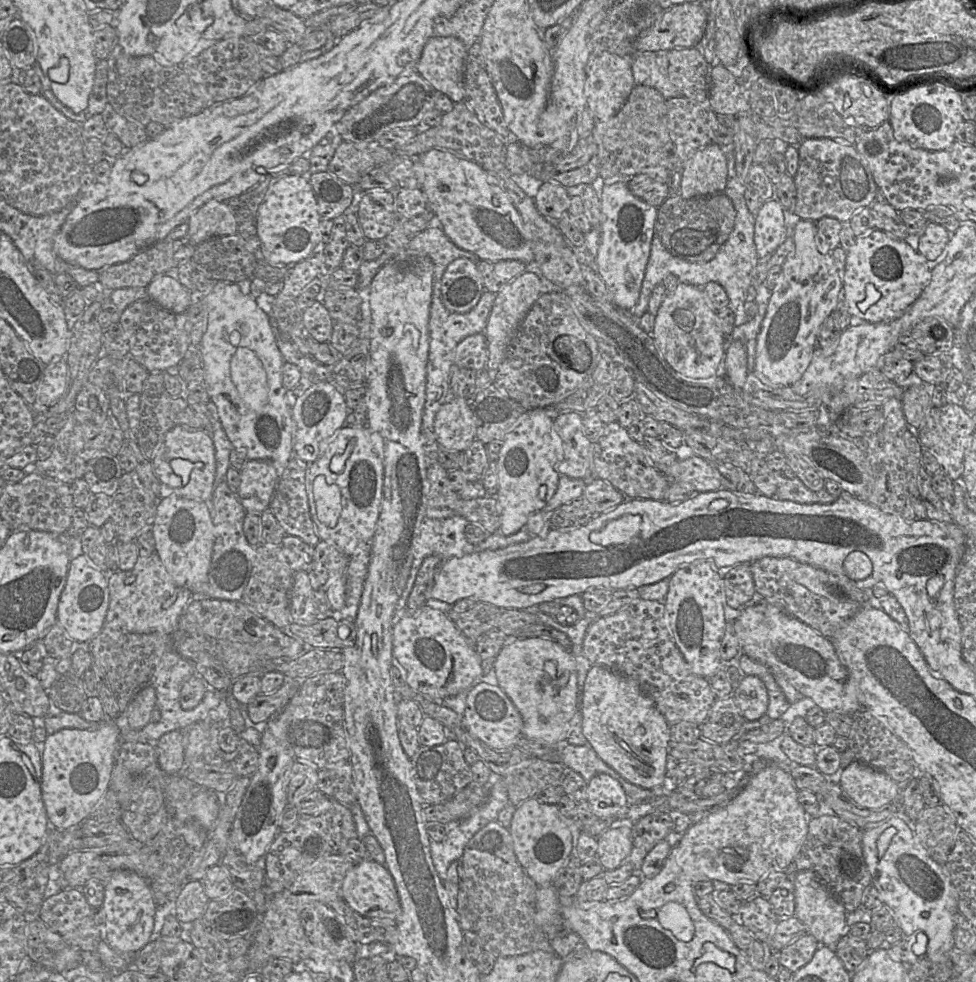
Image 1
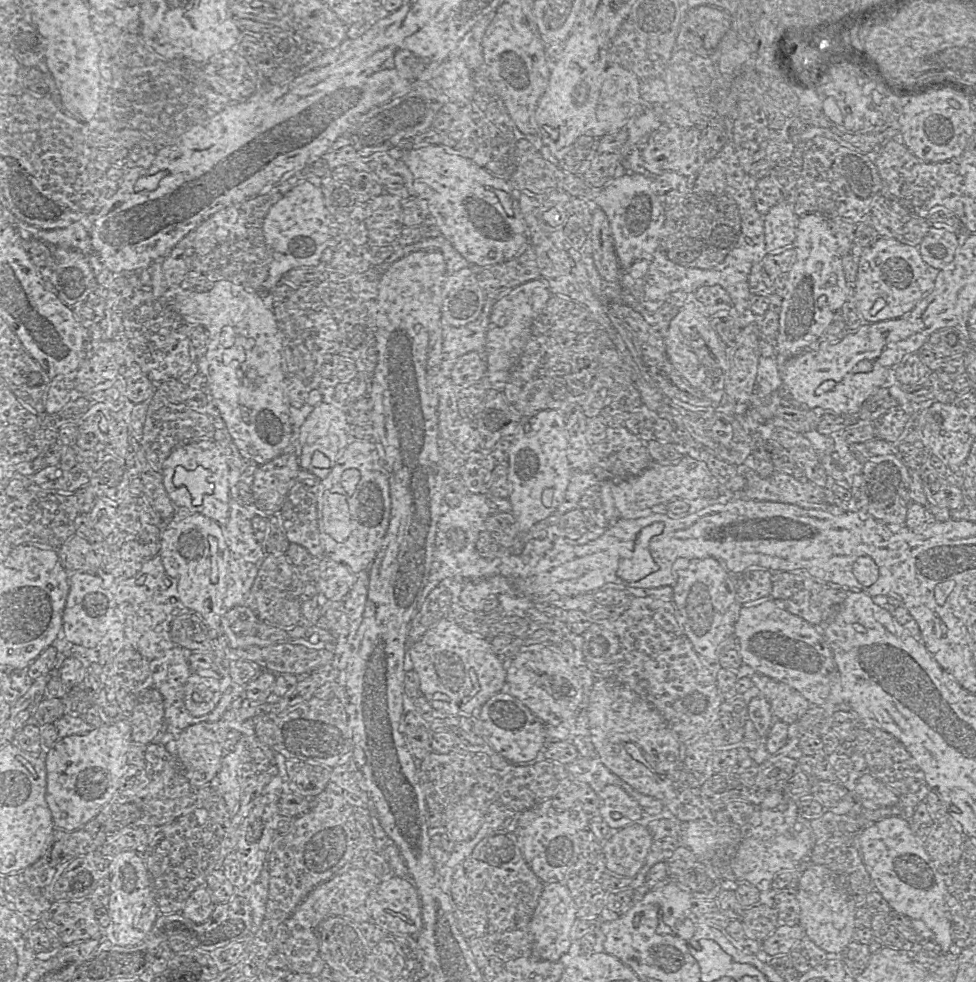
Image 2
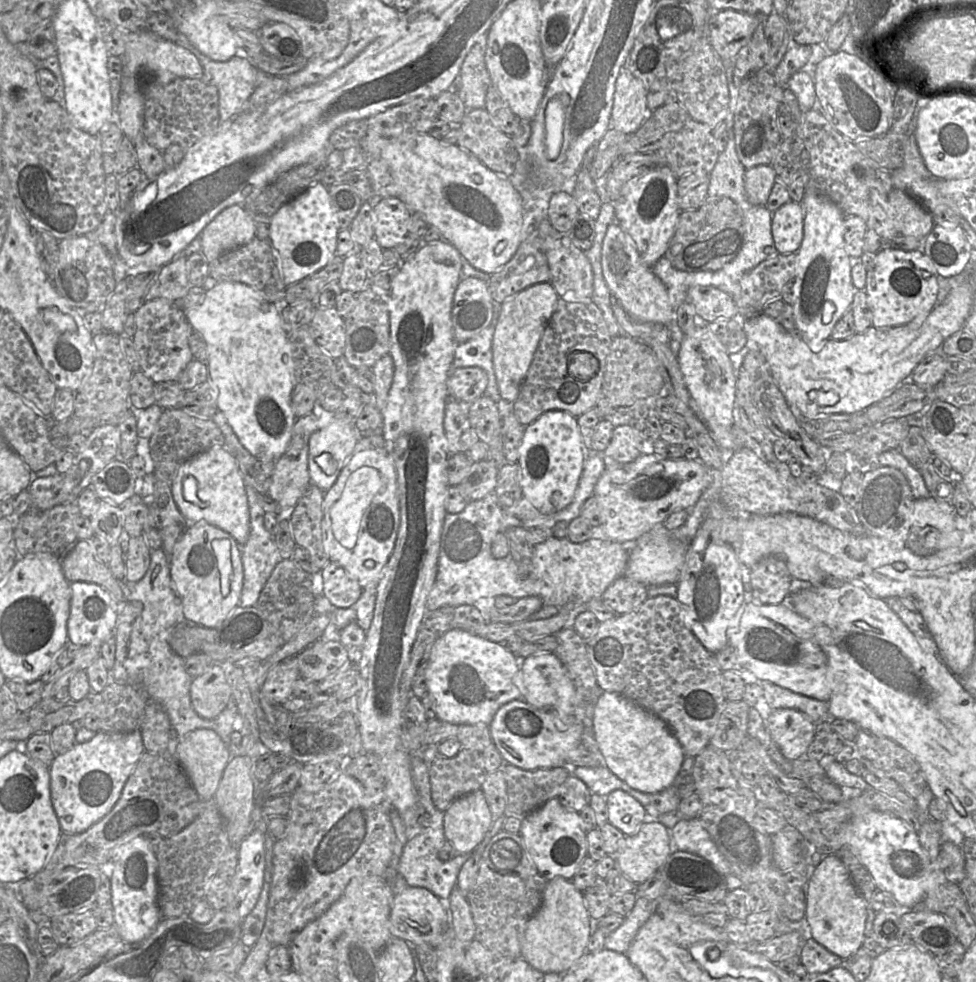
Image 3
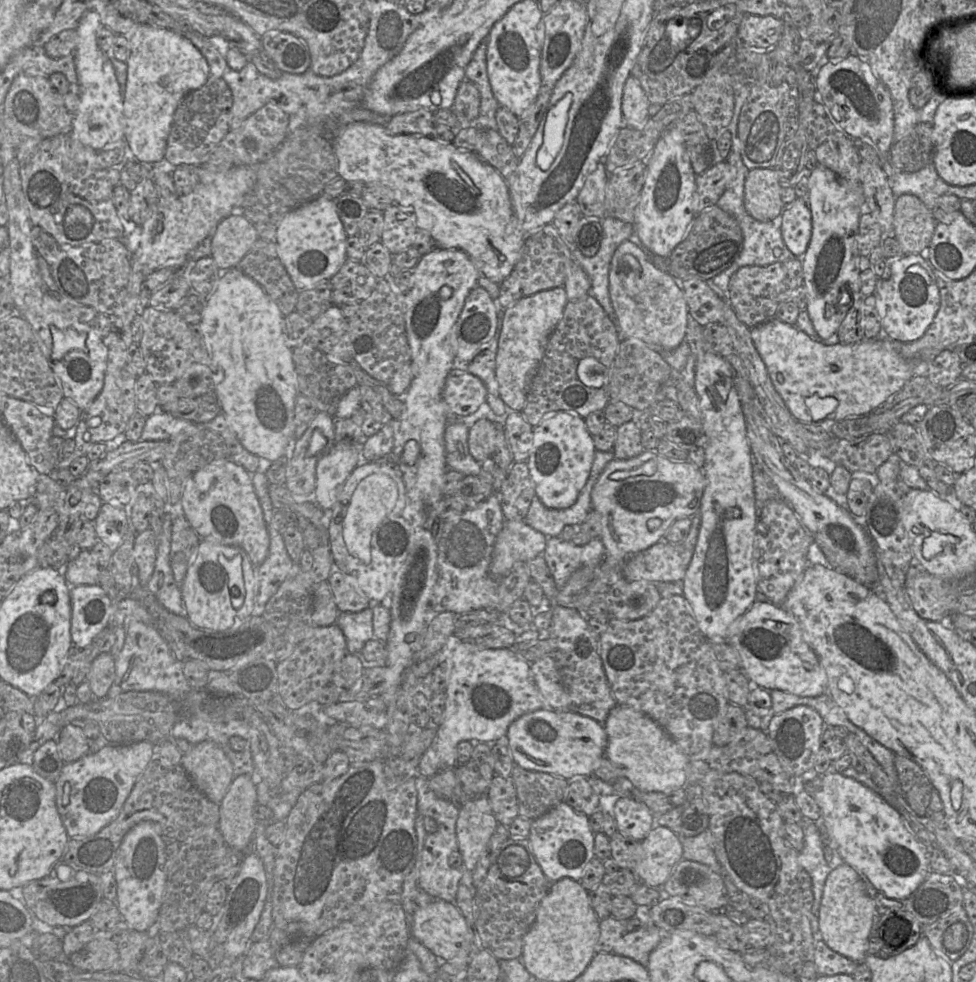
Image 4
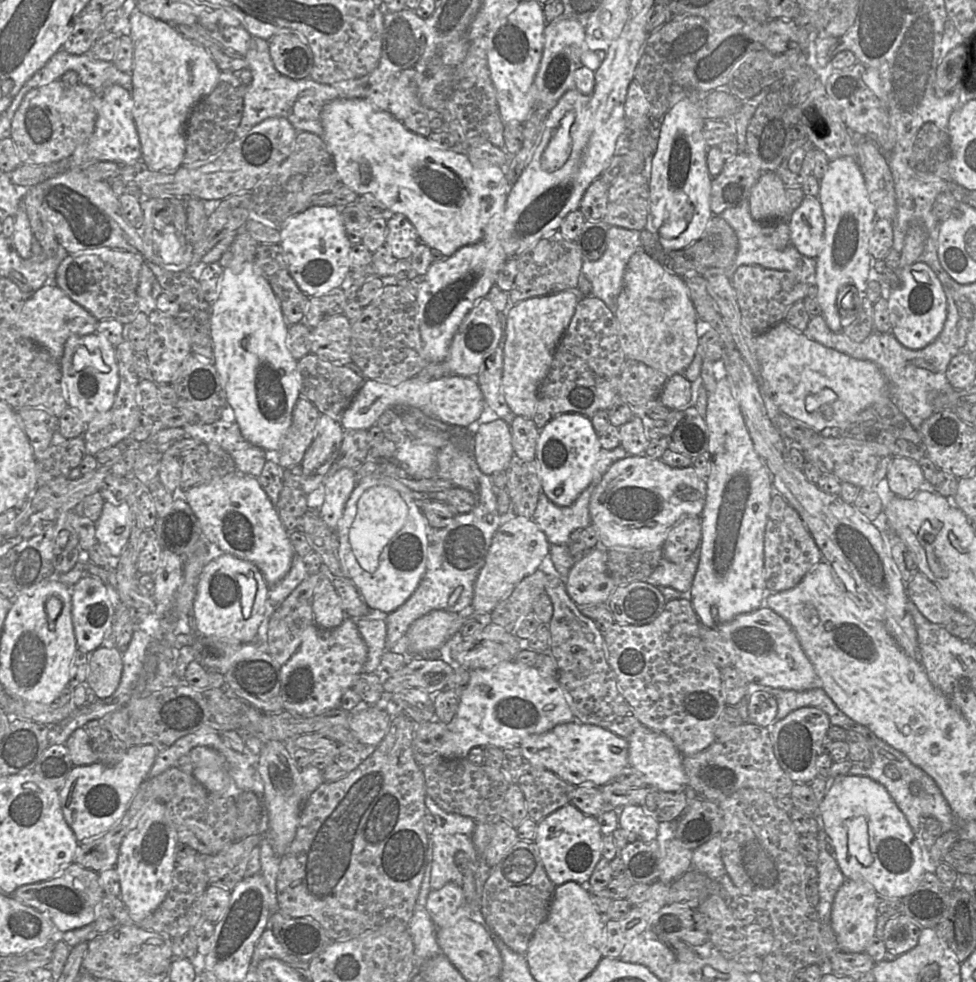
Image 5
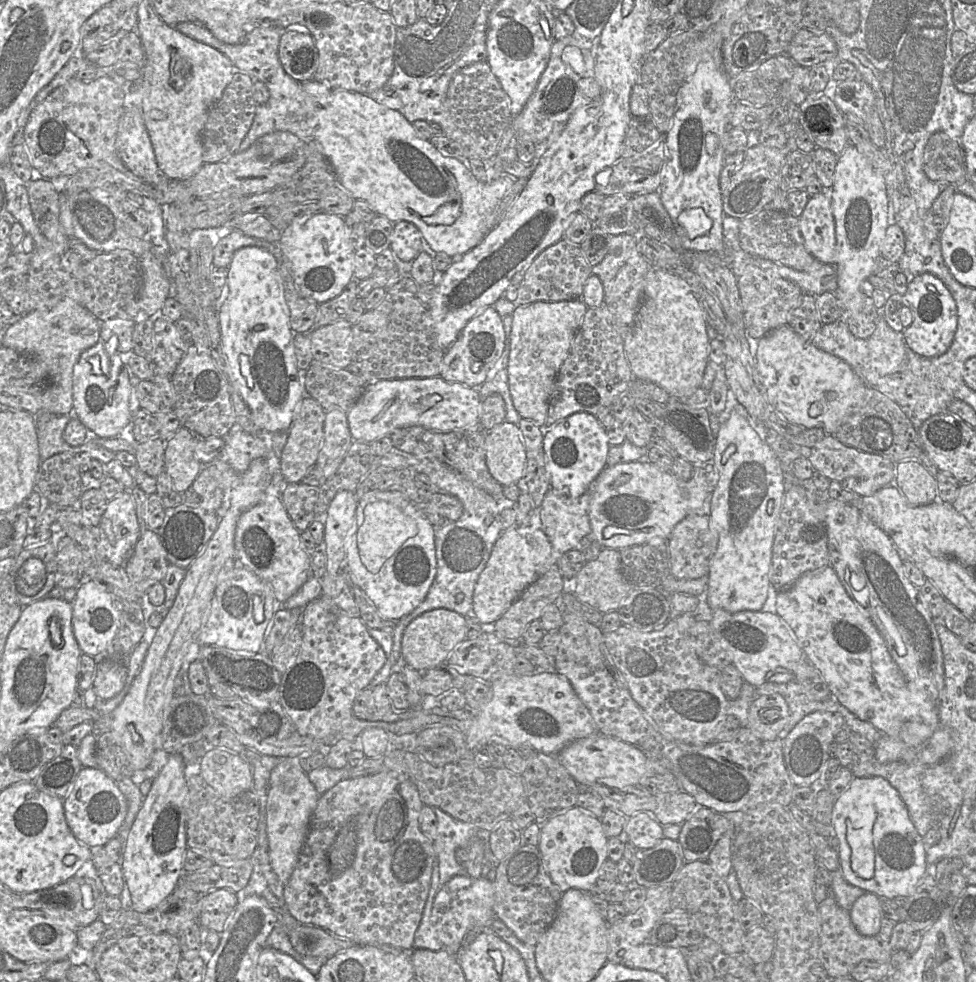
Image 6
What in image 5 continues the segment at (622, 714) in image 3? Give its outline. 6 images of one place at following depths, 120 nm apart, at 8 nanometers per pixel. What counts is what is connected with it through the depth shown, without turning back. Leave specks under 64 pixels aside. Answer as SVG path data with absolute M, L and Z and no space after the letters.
M640 725L627 737L627 742L629 766L642 774L647 786L665 792L684 791L688 787L683 755L665 734Z

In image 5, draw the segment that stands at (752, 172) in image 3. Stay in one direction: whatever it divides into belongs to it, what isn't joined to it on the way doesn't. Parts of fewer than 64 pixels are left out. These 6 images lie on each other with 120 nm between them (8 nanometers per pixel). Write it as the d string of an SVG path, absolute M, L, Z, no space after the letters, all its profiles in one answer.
M773 171L761 173L752 188L748 203L750 214L757 222L786 220L792 212L785 185Z

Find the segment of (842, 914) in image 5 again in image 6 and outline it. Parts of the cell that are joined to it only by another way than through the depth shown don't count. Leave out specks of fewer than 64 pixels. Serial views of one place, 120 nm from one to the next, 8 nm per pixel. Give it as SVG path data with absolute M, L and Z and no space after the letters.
M866 892L853 903L850 917L856 930L862 936L872 937L880 932L881 928L881 900L877 895Z

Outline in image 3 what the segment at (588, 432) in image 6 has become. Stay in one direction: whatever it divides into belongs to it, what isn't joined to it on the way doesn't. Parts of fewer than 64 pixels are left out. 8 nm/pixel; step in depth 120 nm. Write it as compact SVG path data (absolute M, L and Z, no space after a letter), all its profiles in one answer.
M563 411L543 413L525 427L517 464L521 469L521 488L526 498L543 514L566 508L572 501L587 458L577 417Z

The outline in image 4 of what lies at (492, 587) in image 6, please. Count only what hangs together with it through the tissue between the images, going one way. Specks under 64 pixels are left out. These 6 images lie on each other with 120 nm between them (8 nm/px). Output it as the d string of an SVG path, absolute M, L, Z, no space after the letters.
M505 521L493 547L490 574L501 579L517 565L542 555L547 539L524 521Z

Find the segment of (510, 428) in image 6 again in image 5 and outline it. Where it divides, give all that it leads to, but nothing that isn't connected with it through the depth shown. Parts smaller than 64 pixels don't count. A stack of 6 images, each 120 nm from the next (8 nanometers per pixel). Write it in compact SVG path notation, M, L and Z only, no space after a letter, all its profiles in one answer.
M502 419L472 429L470 449L480 470L491 476L505 472L514 456L510 425Z

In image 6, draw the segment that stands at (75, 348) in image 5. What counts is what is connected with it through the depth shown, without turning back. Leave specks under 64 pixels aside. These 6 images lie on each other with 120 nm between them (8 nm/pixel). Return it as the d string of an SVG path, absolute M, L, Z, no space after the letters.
M99 340L85 350L73 369L73 415L95 437L112 438L120 435L132 421L129 409L132 385L128 373L128 354L110 354Z

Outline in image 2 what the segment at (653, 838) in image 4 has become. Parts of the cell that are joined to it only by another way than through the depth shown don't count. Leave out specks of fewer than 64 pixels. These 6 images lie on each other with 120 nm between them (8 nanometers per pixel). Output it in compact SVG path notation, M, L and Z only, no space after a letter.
M639 822L616 830L603 844L607 870L634 878L645 864L651 843L648 827Z

